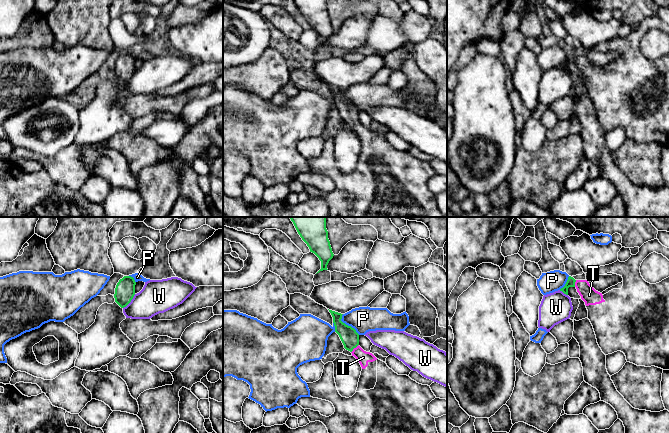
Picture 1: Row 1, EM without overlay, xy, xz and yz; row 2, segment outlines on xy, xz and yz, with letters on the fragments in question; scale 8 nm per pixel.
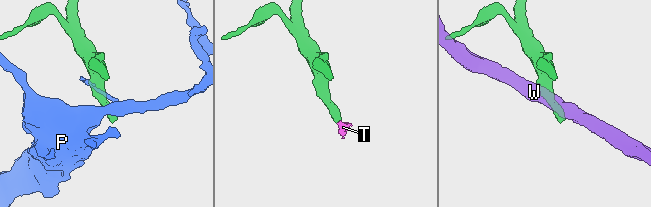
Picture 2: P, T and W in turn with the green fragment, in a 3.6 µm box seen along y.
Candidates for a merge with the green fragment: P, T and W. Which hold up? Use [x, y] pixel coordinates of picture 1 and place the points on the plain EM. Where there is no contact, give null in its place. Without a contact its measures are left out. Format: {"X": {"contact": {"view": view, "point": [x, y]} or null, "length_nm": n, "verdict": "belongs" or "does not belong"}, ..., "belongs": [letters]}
{"P": {"contact": {"view": "xz", "point": [347, 101]}, "length_nm": 220, "verdict": "does not belong"}, "T": {"contact": {"view": "xz", "point": [354, 123]}, "length_nm": 90, "verdict": "belongs"}, "W": {"contact": {"view": "xy", "point": [130, 77]}, "length_nm": 160, "verdict": "does not belong"}, "belongs": ["T"]}

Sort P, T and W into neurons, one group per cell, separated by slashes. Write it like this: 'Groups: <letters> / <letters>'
Groups: P / T / W

